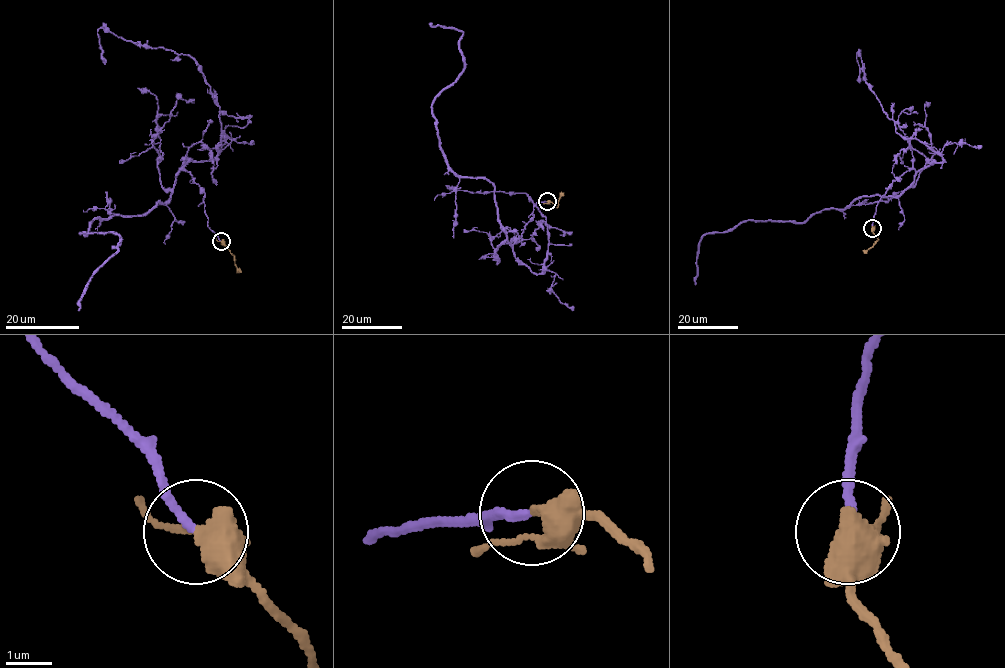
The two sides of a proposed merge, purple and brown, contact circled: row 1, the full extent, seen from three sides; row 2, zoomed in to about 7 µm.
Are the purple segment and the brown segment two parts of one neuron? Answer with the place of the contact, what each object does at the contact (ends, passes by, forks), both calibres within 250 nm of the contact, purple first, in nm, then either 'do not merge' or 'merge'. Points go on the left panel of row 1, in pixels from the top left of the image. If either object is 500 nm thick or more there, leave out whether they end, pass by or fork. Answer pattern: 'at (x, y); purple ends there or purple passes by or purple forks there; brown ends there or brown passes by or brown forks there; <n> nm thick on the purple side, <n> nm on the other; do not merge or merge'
at (221, 241); purple ends there; brown forks there; 170 nm thick on the purple side, 380 nm on the other; merge

